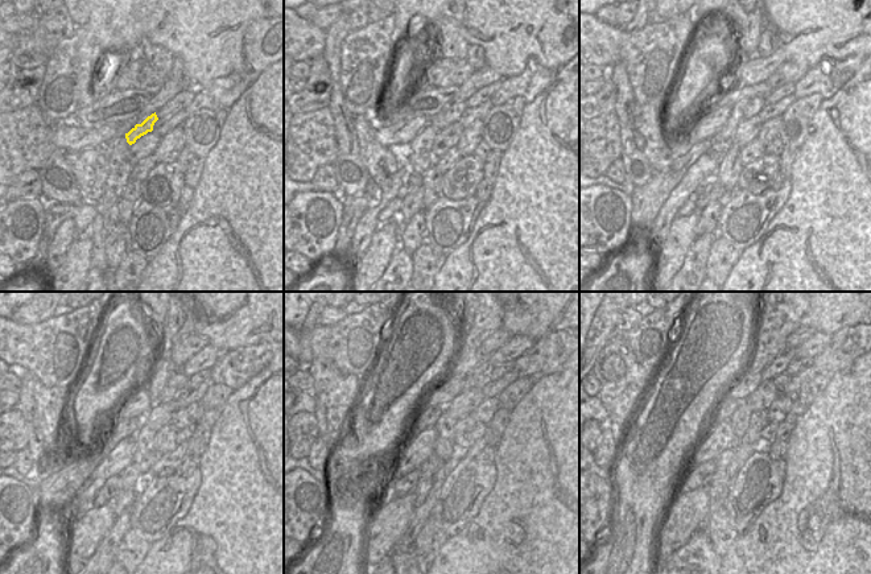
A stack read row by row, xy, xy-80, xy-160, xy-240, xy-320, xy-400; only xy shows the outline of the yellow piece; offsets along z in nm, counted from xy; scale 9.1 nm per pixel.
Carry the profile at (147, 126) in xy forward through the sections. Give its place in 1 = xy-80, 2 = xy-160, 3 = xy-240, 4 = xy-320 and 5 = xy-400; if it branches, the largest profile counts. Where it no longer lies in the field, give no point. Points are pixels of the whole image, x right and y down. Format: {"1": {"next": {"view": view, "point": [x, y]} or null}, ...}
{"1": {"next": {"view": "xy-80", "point": [451, 114]}}, "2": {"next": {"view": "xy-160", "point": [756, 103]}}, "3": {"next": {"view": "xy-240", "point": [168, 395]}}, "4": {"next": {"view": "xy-320", "point": [482, 367]}}, "5": {"next": {"view": "xy-400", "point": [779, 364]}}}

